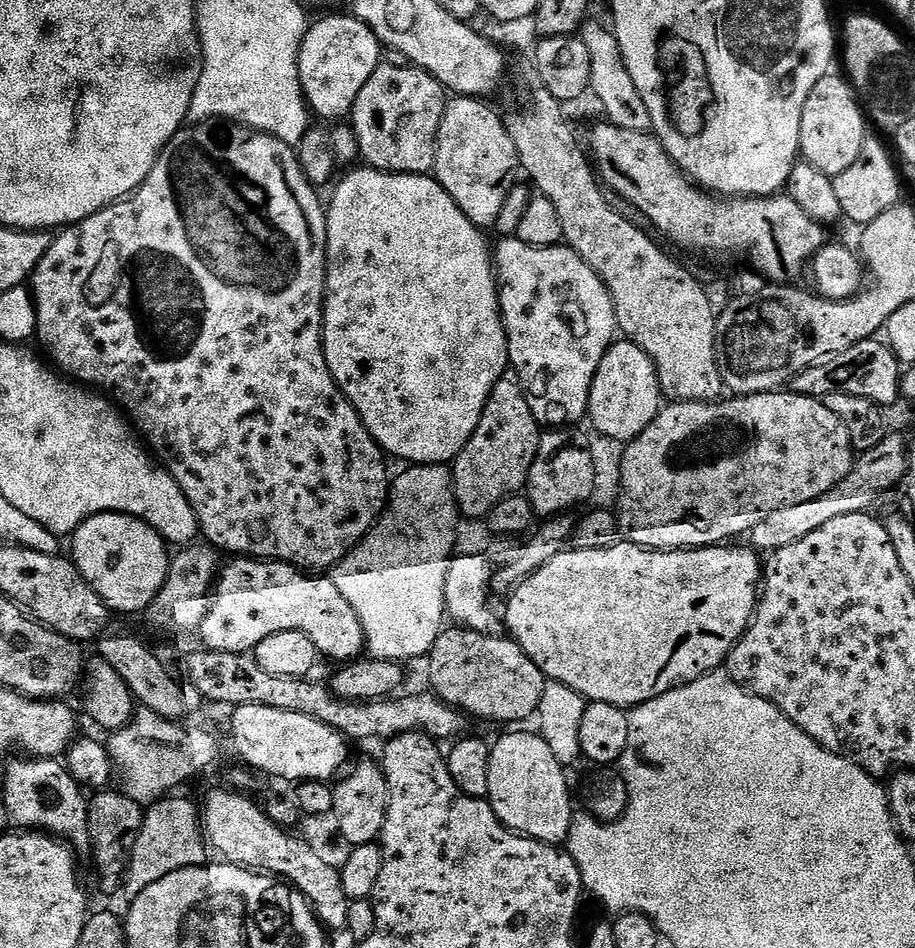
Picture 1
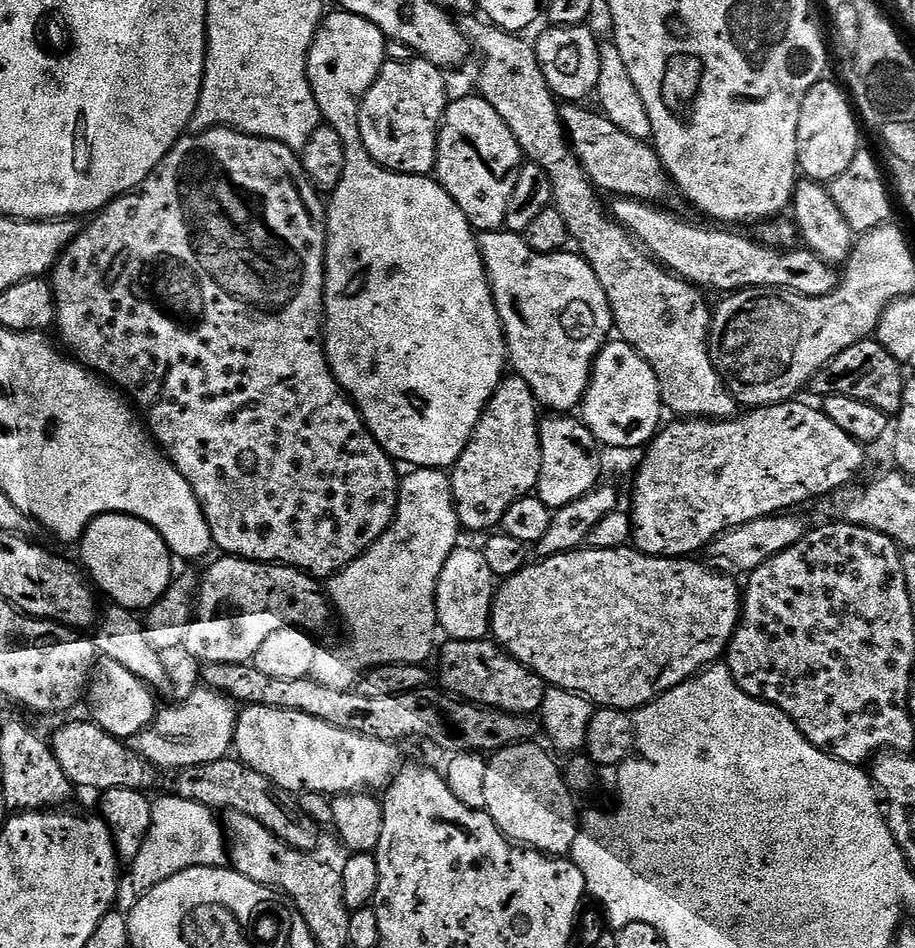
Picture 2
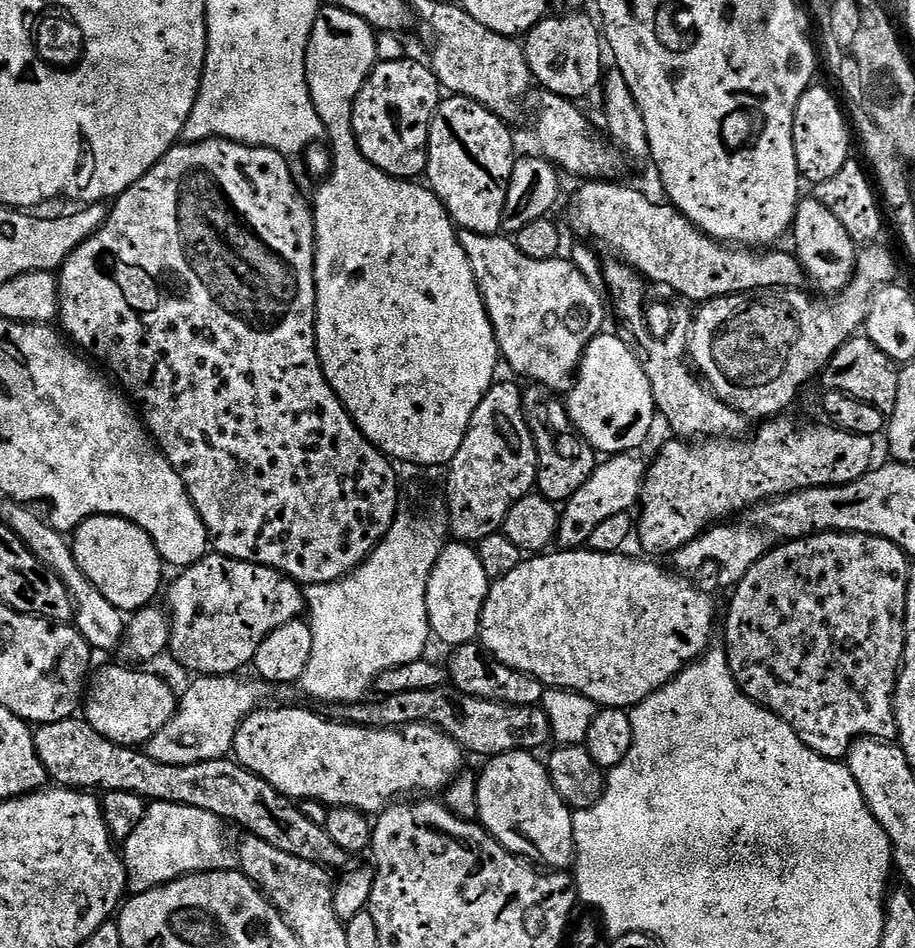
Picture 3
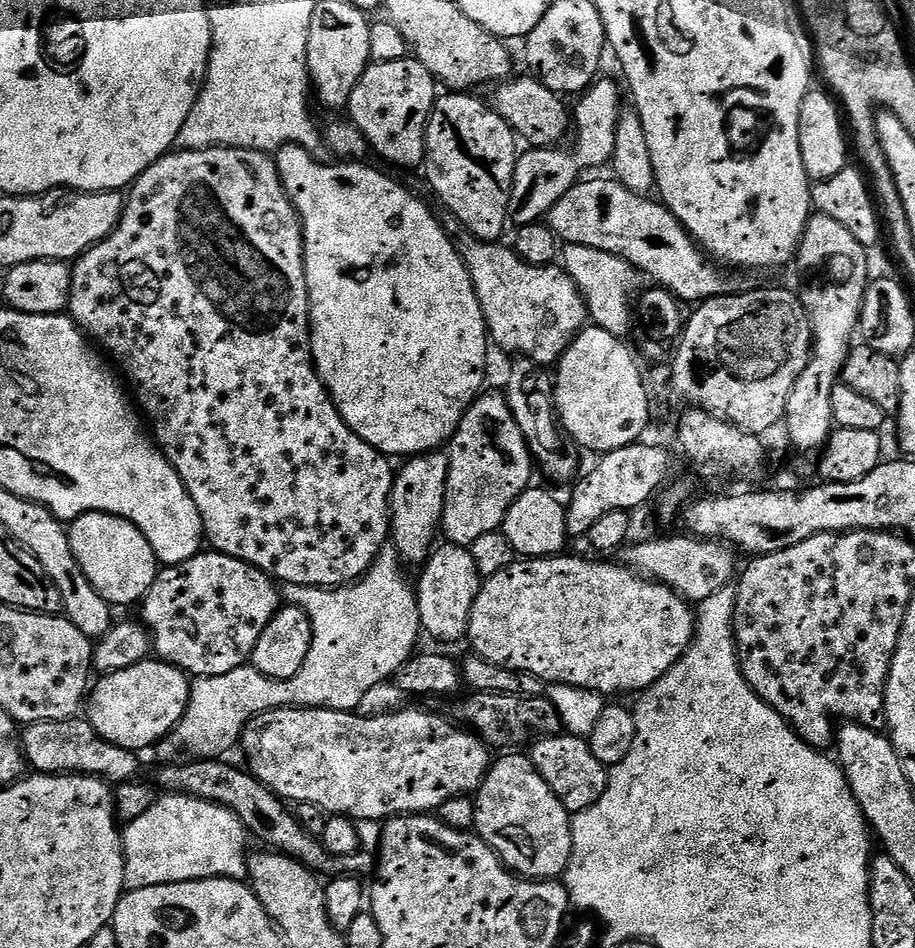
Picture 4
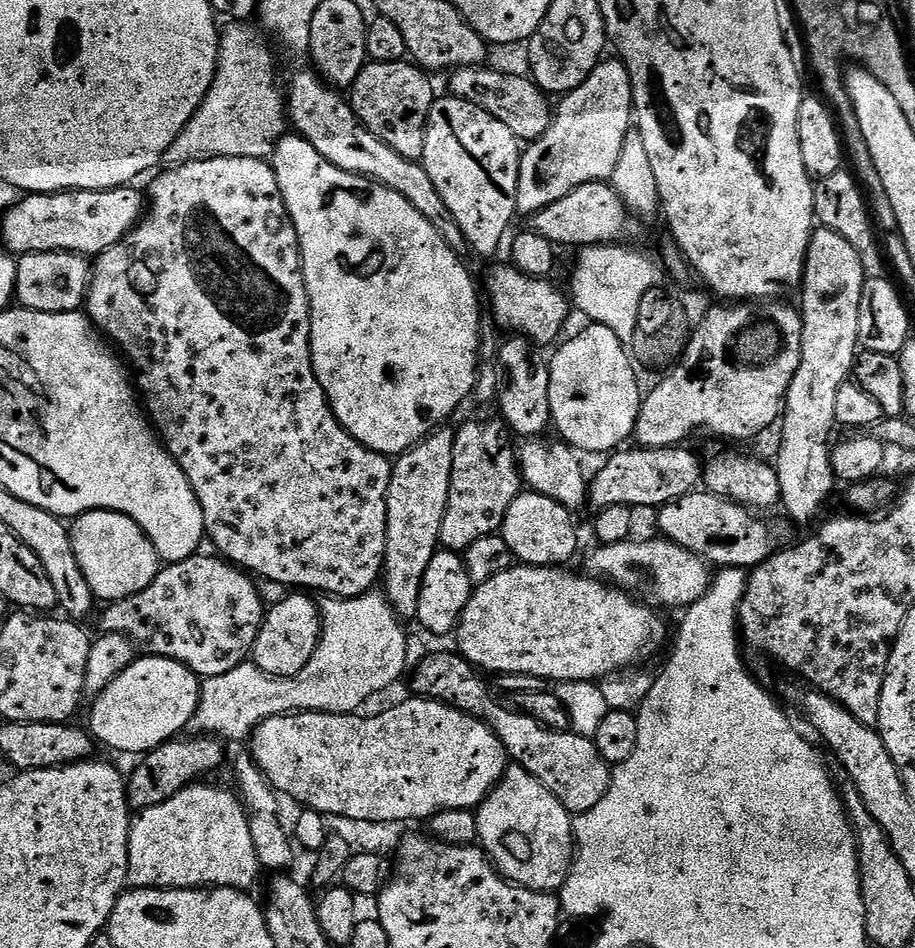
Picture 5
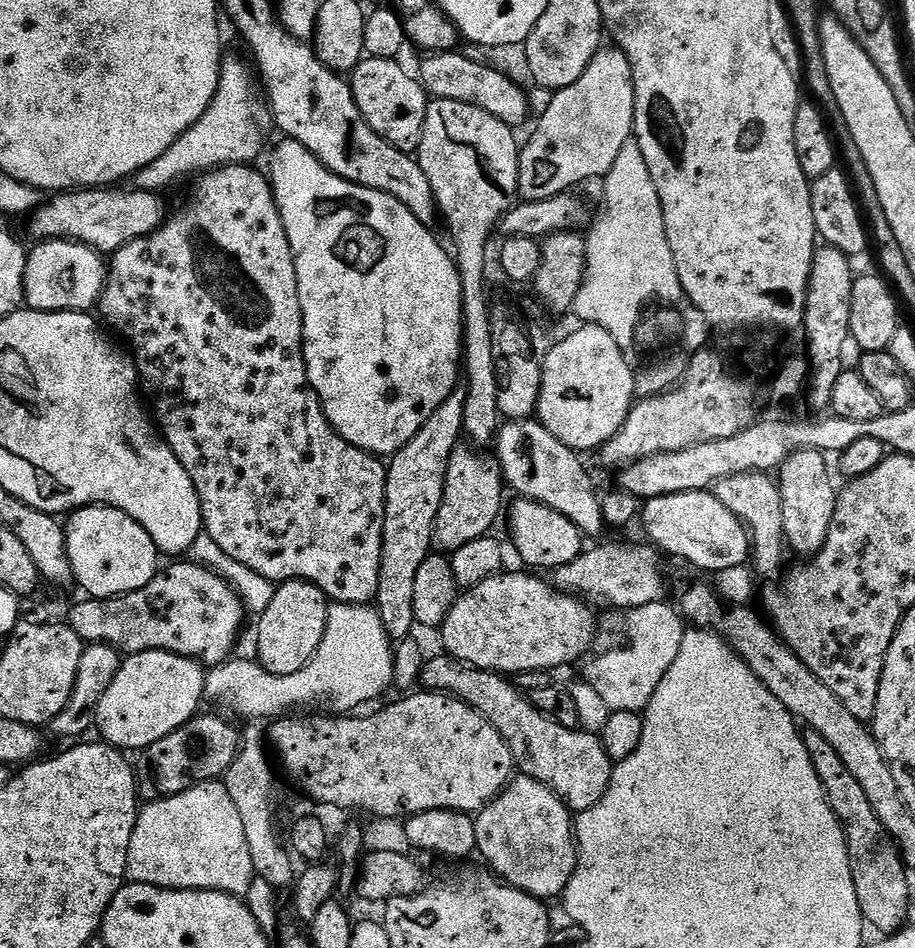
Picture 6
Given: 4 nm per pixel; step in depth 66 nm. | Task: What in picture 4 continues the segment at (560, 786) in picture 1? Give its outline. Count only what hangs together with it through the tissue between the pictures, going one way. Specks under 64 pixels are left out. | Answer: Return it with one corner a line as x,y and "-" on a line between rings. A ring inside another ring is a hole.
504,754
484,775
475,793
475,833
499,854
504,867
529,880
563,877
572,861
572,821
527,755

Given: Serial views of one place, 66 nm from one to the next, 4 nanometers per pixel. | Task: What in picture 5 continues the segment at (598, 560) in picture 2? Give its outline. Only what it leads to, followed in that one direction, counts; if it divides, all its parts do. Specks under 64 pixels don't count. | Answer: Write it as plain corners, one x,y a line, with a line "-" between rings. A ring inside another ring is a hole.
513,566
502,574
494,574
494,578
475,585
454,633
455,647
460,655
485,673
530,674
546,682
600,682
613,674
631,669
631,664
646,659
663,642
668,628
655,607
615,586
609,586
605,581
587,574
575,576
568,570
564,566

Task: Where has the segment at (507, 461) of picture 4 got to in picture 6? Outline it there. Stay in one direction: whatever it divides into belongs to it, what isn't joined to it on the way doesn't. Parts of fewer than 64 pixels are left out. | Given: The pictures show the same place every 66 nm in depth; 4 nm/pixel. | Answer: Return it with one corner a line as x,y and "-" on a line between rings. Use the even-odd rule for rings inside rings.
460,442
450,454
444,497
433,530
435,547
441,553
451,554
466,546
466,542
474,542
489,535
500,516
500,503
504,500
504,492
506,493
504,473
501,472
495,455
483,456
480,452
483,451

